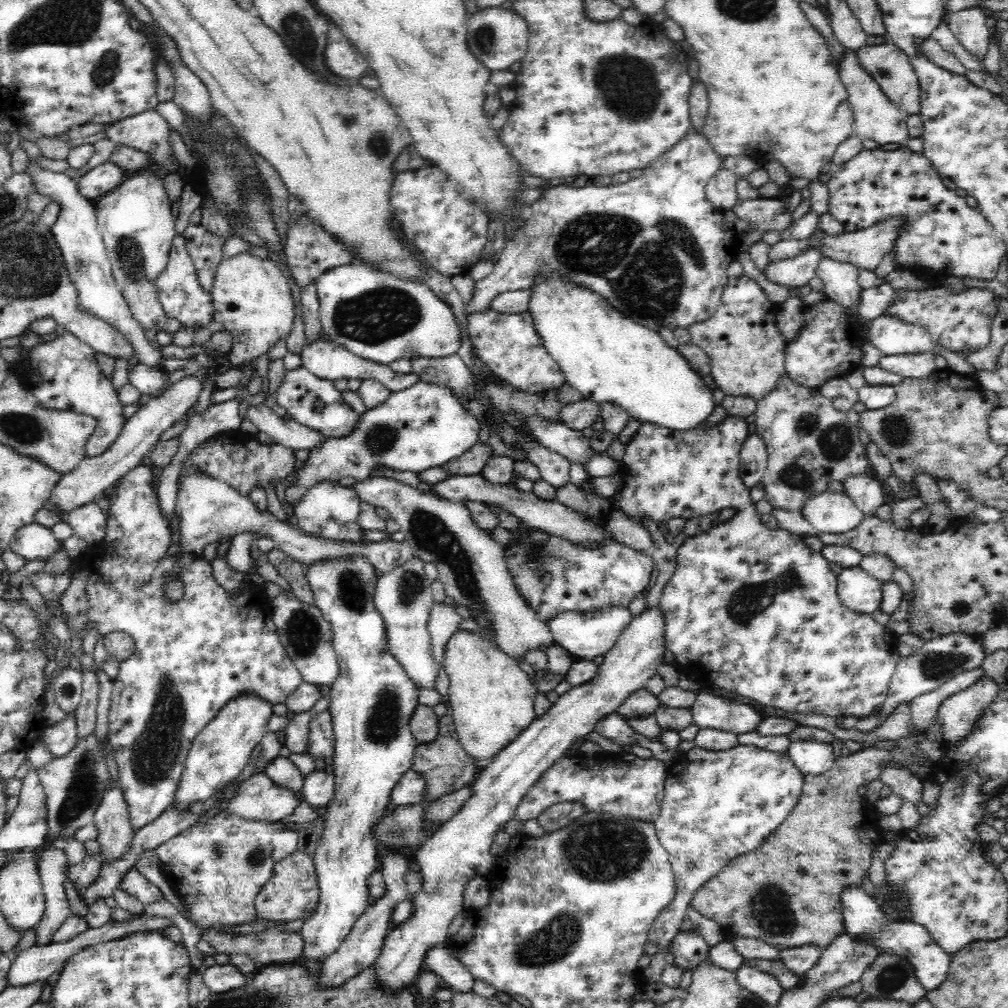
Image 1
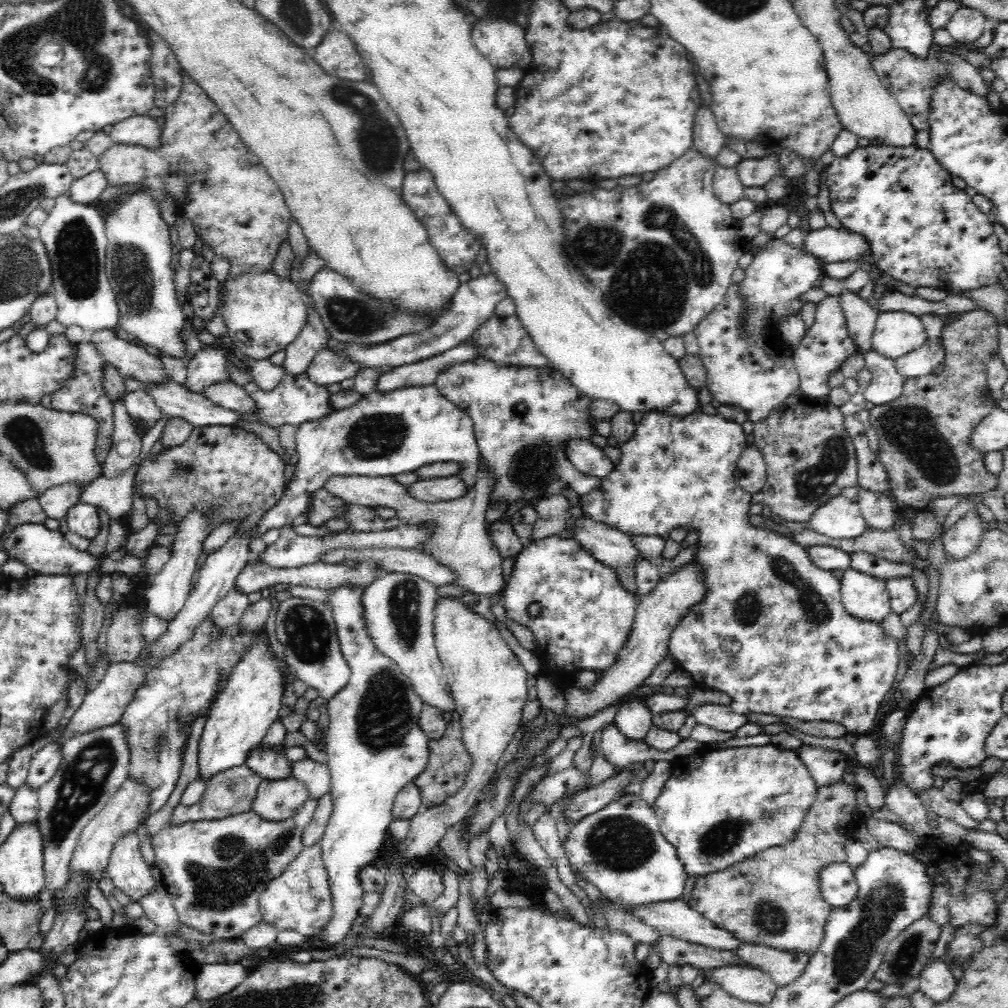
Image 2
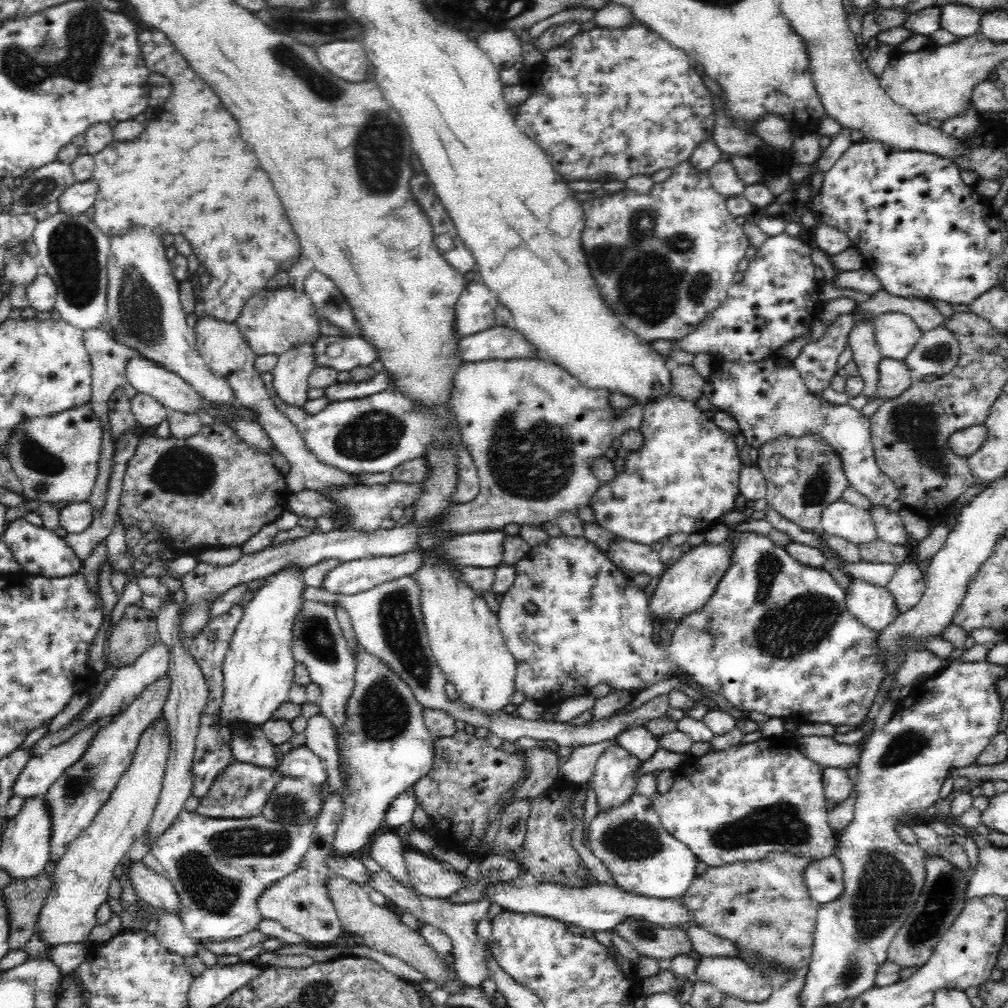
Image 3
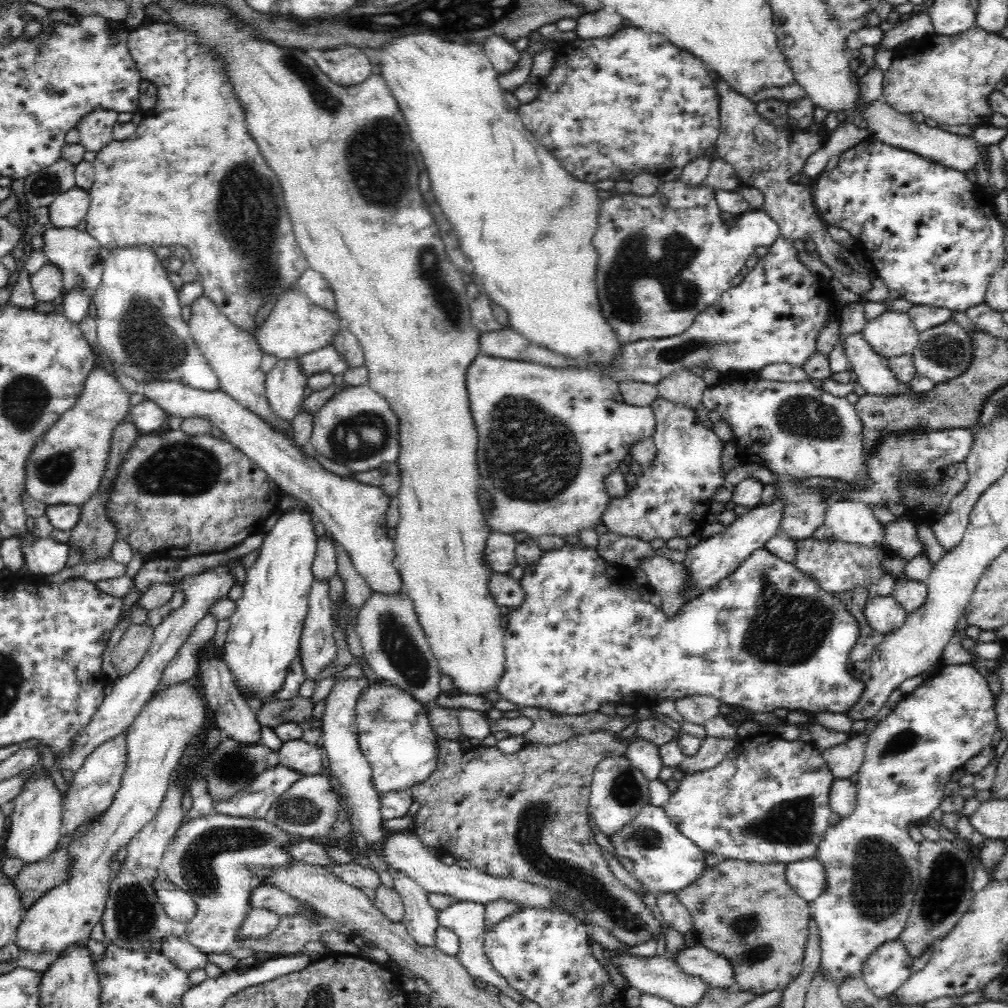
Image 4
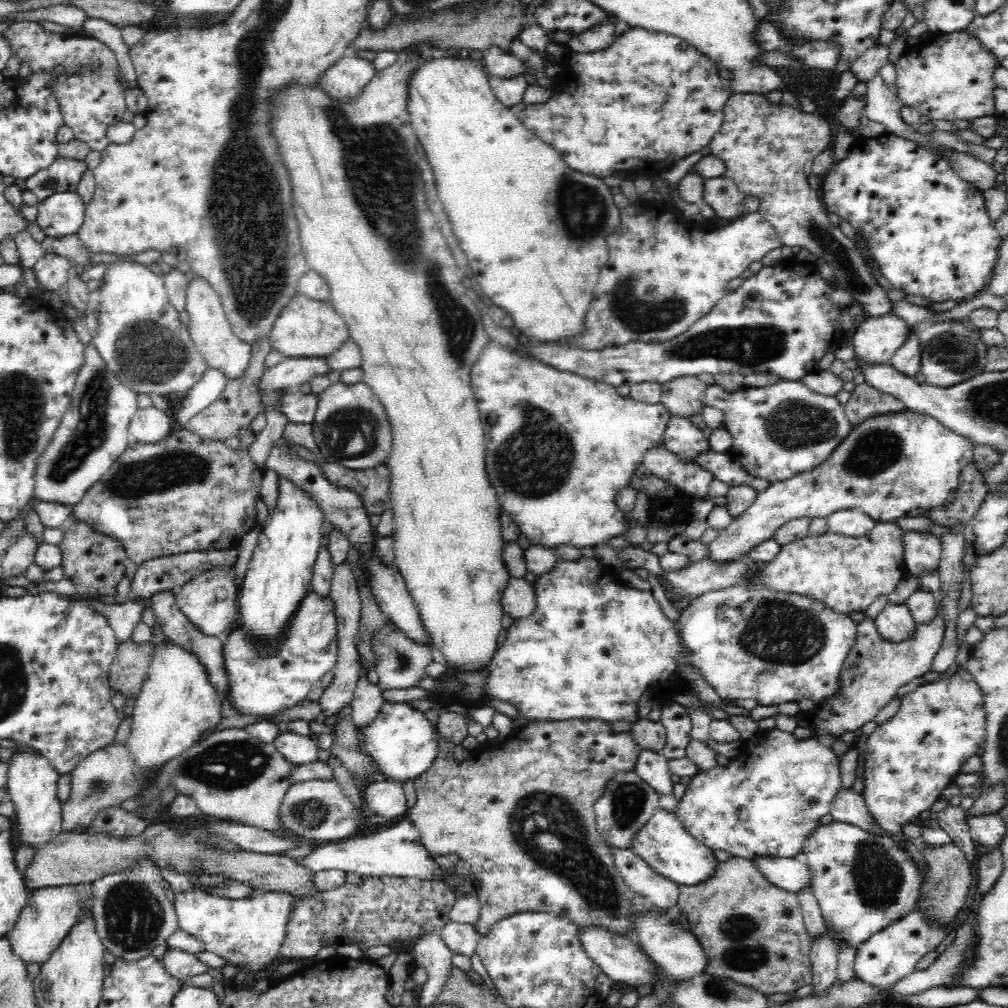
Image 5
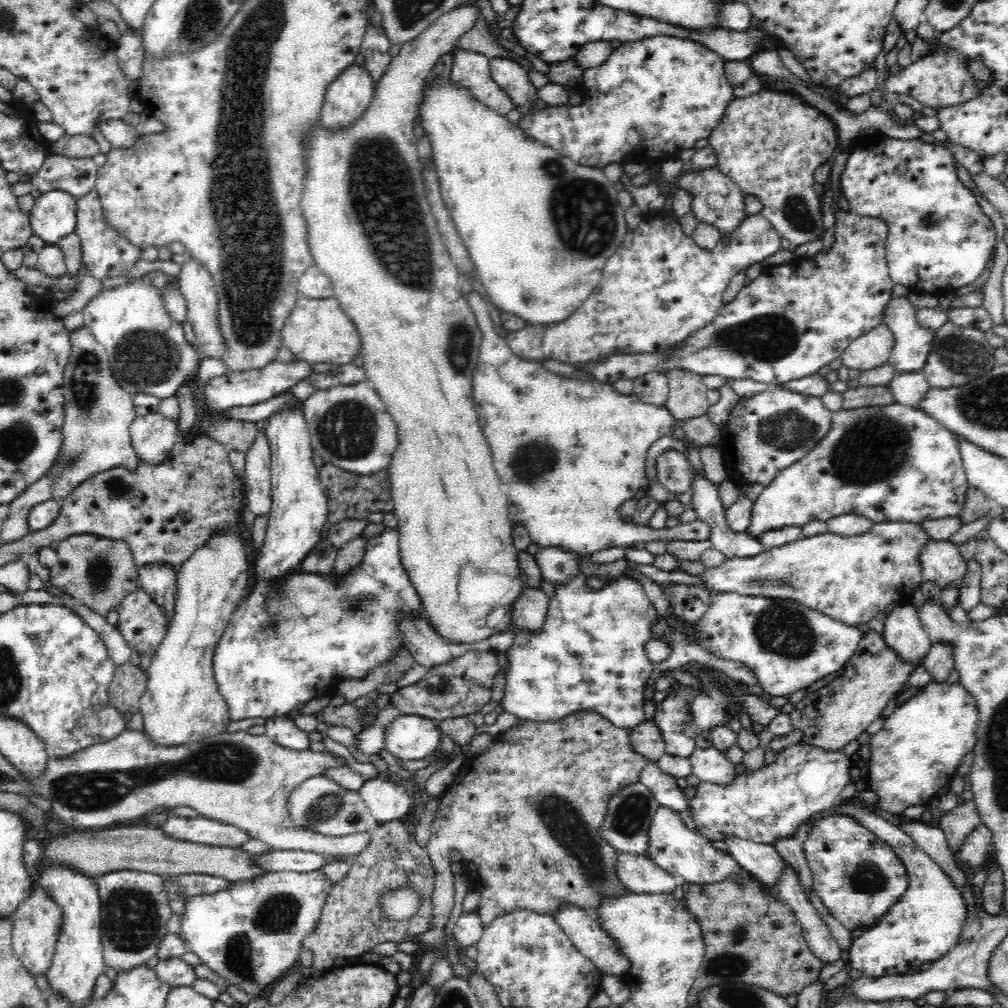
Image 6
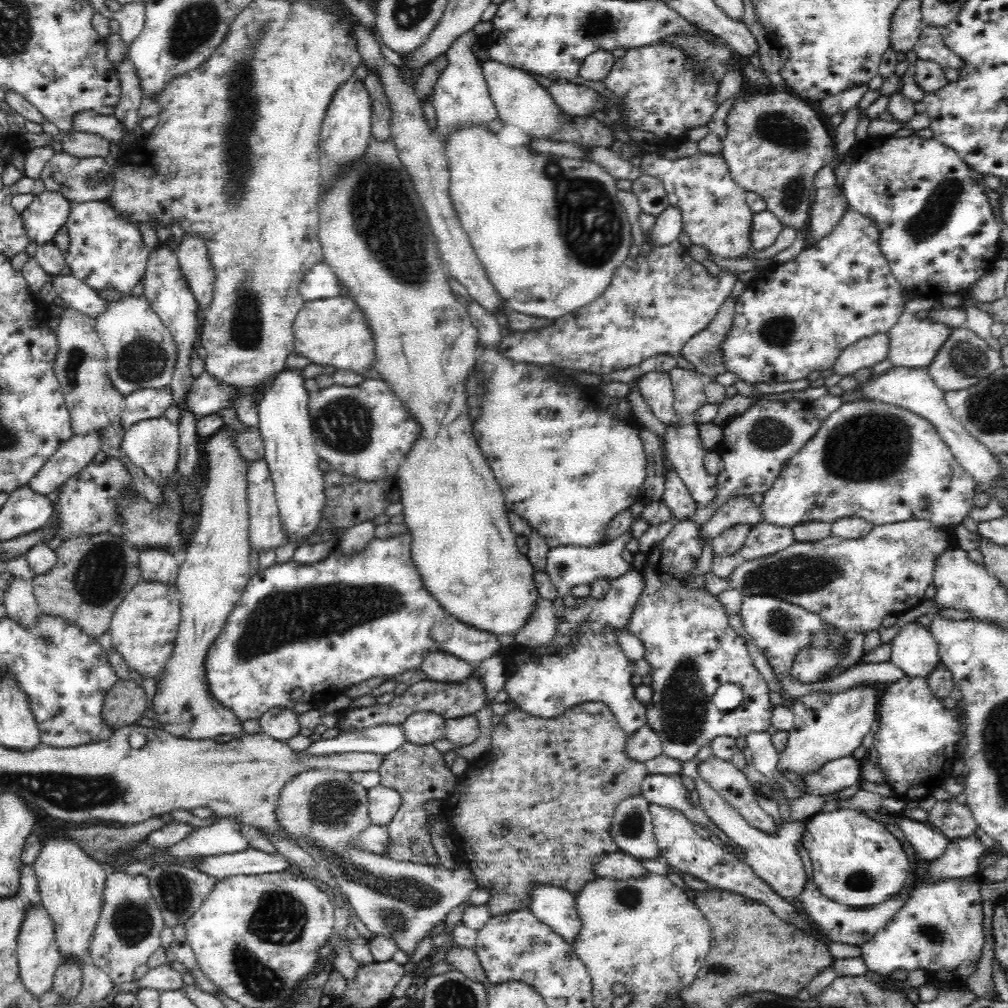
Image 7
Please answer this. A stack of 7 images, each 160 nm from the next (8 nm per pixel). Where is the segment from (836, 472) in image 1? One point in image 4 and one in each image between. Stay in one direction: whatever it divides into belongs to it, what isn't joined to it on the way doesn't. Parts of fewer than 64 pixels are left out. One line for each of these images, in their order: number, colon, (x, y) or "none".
2: (809, 458)
3: (803, 476)
4: (804, 511)

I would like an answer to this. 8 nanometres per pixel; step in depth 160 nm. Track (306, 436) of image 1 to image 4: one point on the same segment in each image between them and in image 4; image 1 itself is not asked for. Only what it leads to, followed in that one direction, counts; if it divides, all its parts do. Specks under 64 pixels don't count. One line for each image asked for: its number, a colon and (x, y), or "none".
2: (226, 394)
3: (143, 309)
4: (139, 326)

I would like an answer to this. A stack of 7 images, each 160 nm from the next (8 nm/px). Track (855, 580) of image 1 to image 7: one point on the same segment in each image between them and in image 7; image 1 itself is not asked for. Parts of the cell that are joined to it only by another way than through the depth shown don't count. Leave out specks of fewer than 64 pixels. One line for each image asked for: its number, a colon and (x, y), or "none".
2: (865, 597)
3: (875, 607)
4: (885, 615)
5: (895, 623)
6: (904, 633)
7: (914, 651)

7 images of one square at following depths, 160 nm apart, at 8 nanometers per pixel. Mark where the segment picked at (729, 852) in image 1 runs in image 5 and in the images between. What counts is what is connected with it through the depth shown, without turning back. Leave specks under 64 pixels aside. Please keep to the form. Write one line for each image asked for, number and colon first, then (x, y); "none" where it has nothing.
2: (719, 807)
3: (739, 804)
4: (774, 807)
5: (769, 804)

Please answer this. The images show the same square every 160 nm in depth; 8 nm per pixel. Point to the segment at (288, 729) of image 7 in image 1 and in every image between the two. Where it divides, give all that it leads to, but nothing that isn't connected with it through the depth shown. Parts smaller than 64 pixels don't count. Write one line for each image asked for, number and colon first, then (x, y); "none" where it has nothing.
1: (317, 789)
2: (316, 775)
3: (300, 762)
4: (299, 755)
5: (298, 749)
6: (282, 729)

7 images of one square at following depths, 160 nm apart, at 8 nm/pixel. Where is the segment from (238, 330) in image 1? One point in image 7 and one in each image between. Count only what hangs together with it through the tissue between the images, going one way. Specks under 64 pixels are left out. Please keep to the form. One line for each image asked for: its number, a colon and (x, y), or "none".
2: (264, 313)
3: (273, 322)
4: (295, 327)
5: (306, 328)
6: (318, 330)
7: (334, 331)

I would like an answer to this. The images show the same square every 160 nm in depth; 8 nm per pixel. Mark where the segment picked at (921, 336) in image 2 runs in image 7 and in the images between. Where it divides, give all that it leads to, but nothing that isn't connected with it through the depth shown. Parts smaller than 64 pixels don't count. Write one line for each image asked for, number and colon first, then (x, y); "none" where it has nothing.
3: (896, 334)
4: (891, 334)
5: (875, 341)
6: (872, 349)
7: (866, 352)

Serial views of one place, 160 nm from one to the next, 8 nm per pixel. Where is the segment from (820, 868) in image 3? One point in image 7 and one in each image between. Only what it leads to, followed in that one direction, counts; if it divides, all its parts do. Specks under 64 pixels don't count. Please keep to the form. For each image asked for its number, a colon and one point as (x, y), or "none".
4: (807, 877)
5: (792, 874)
6: (761, 860)
7: (666, 790)

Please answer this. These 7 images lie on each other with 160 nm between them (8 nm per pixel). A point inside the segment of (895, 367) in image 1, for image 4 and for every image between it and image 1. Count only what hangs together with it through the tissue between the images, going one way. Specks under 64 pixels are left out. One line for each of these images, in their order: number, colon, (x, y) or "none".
2: (920, 362)
3: (937, 352)
4: (943, 352)

